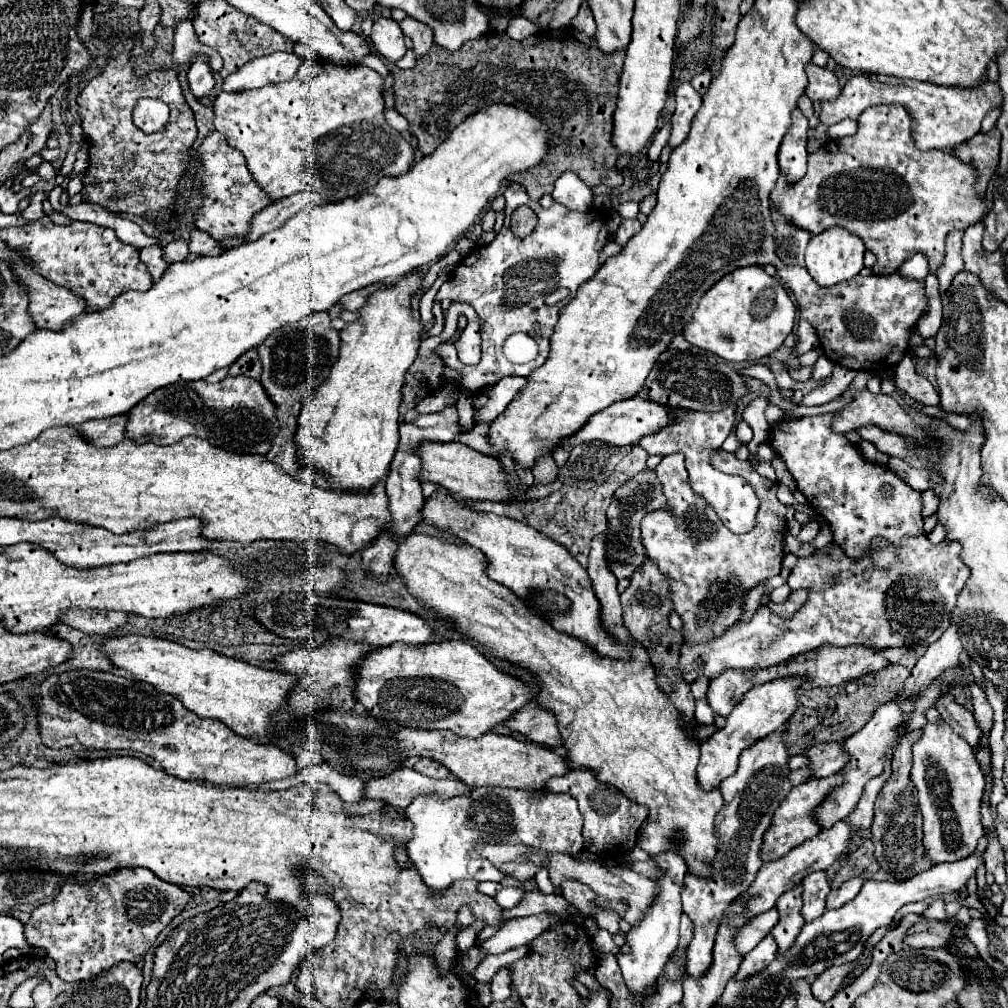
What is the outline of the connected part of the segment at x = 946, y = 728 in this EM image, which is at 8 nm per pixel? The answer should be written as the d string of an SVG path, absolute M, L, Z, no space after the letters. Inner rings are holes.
M945 721L925 723L921 731L921 739L913 745L911 781L919 793L925 853L933 865L959 861L971 855L977 841L983 837L979 823L979 801L985 789L983 771L971 751L971 745Z

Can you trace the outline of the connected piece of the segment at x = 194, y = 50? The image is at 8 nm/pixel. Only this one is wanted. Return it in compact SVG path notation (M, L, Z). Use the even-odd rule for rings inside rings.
M189 19L181 21L177 27L175 27L175 51L173 51L173 61L175 63L189 63L193 56L200 54L209 59L209 64L213 72L219 72L223 66L223 59L219 53L202 44L197 35L195 35L195 29L193 29L193 23Z

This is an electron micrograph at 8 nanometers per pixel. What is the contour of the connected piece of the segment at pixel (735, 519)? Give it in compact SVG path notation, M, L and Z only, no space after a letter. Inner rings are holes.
M737 405L727 407L725 411L719 413L699 413L699 411L683 411L683 409L675 409L675 413L679 413L679 421L675 421L675 425L667 425L667 429L663 429L663 433L657 433L655 437L645 437L643 441L639 441L639 445L649 455L669 455L675 451L683 453L687 461L689 483L693 493L701 495L709 503L709 507L715 509L715 513L731 533L737 535L749 533L757 523L755 515L759 511L759 499L753 487L743 477L721 473L713 469L709 463L711 451L719 449L723 441L729 437L729 433L735 429Z

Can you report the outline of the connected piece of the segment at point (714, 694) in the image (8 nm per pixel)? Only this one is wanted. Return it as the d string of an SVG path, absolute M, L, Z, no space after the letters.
M729 669L727 673L723 673L723 677L717 677L715 681L709 683L707 703L711 705L715 715L721 715L727 719L733 707L753 687L753 685L747 685L747 677L743 677L743 673L745 671L741 669Z

